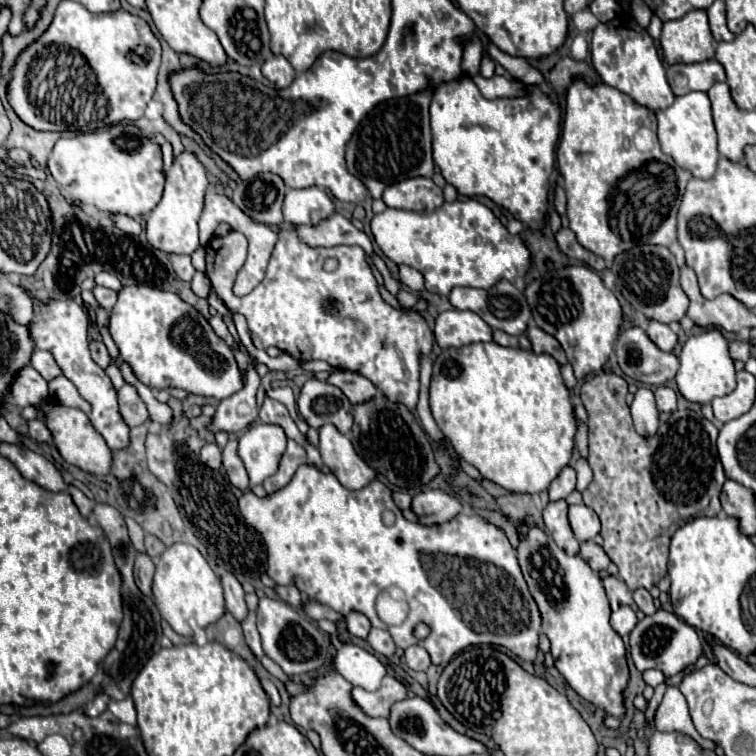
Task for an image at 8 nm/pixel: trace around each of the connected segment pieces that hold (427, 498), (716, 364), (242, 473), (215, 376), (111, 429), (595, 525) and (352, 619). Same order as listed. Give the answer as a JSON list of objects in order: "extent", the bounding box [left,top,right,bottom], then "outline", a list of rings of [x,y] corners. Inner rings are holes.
[{"extent":[412,489,464,525],"outline":[[[430,489],[418,493],[412,499],[412,509],[420,517],[420,523],[434,525],[434,523],[444,523],[454,519],[464,509],[464,505],[446,491]]]},{"extent":[676,329,736,403],"outline":[[[708,329],[696,337],[690,337],[680,353],[680,369],[676,373],[676,383],[684,399],[692,403],[710,403],[714,397],[722,397],[732,393],[736,387],[734,381],[734,361],[728,357],[728,341],[720,331]]]},{"extent":[222,437,248,491],"outline":[[[234,437],[222,449],[222,465],[224,465],[226,477],[230,479],[230,483],[234,487],[238,487],[240,491],[246,491],[248,489],[248,473],[246,473],[242,459],[238,457],[238,441]]]},{"extent":[110,285,244,399],"outline":[[[146,285],[122,287],[118,291],[118,301],[110,315],[110,335],[120,349],[120,359],[128,361],[136,377],[152,389],[180,387],[192,395],[224,399],[244,387],[244,375],[238,369],[232,349],[212,331],[210,323],[188,303],[184,303],[176,293],[158,291]]]},{"extent":[30,299,130,449],"outline":[[[50,299],[50,301],[40,301],[36,305],[34,311],[34,321],[30,323],[30,337],[34,341],[36,347],[40,349],[48,349],[50,341],[48,341],[48,329],[54,329],[54,359],[60,365],[60,369],[64,371],[64,375],[78,387],[80,395],[92,405],[90,411],[90,421],[94,425],[94,429],[104,437],[104,441],[108,443],[110,449],[122,449],[124,445],[128,445],[128,437],[130,437],[130,429],[124,425],[120,413],[118,413],[118,401],[116,401],[116,389],[110,381],[110,377],[104,373],[104,369],[100,369],[88,351],[88,315],[84,311],[84,307],[76,305],[74,301],[58,301],[58,299]]]},{"extent":[568,505,600,543],"outline":[[[570,505],[568,517],[570,517],[570,527],[572,527],[572,531],[580,543],[590,541],[600,533],[600,519],[590,507]]]},{"extent":[346,613,372,639],"outline":[[[348,613],[346,615],[346,625],[348,625],[348,631],[354,635],[354,637],[360,637],[360,639],[366,639],[372,625],[368,621],[366,615],[362,613]]]}]

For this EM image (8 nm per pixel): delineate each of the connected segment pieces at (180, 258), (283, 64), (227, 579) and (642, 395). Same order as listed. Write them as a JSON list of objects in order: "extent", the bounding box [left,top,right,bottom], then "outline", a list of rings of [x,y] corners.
[{"extent":[170,255,196,281],"outline":[[[170,255],[170,261],[172,261],[172,267],[174,267],[176,275],[178,275],[182,281],[190,281],[192,275],[196,273],[196,269],[192,267],[188,255]]]},{"extent":[262,55,296,89],"outline":[[[276,55],[276,57],[268,59],[268,61],[262,65],[262,73],[264,73],[264,77],[266,77],[270,83],[274,83],[278,89],[288,87],[288,85],[294,81],[294,77],[296,77],[294,67],[292,67],[292,65],[288,63],[288,59],[282,57],[282,55]]]},{"extent":[222,573,246,621],"outline":[[[230,573],[228,575],[222,575],[222,587],[224,587],[224,599],[226,599],[226,609],[238,619],[242,621],[246,617],[246,603],[244,603],[244,589],[242,585],[238,583],[236,577],[232,577]]]},{"extent":[630,387,658,437],"outline":[[[640,387],[634,395],[634,401],[630,405],[634,427],[640,435],[650,437],[658,429],[658,409],[654,401],[654,393],[646,387]]]}]

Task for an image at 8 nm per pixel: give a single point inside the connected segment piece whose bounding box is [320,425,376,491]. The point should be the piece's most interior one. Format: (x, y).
(337, 452)

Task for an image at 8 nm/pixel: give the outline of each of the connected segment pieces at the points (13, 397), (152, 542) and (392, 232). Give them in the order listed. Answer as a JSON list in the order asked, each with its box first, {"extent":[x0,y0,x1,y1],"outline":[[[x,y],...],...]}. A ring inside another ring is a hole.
[{"extent":[6,365,50,407],"outline":[[[30,365],[22,367],[16,373],[12,385],[6,391],[6,401],[16,407],[26,407],[26,405],[36,407],[46,399],[50,399],[48,381]]]},{"extent":[144,535,166,559],"outline":[[[146,535],[144,545],[146,545],[146,553],[148,553],[152,559],[160,557],[160,555],[164,553],[164,549],[166,549],[166,545],[164,545],[156,535]]]},{"extent":[370,201,530,295],"outline":[[[454,201],[444,203],[440,209],[432,213],[416,213],[404,209],[386,209],[372,217],[370,221],[372,235],[382,249],[382,253],[398,265],[410,265],[424,275],[424,287],[430,293],[448,295],[454,287],[480,287],[490,289],[496,281],[508,279],[514,281],[516,277],[524,277],[530,265],[530,251],[522,243],[518,235],[510,235],[508,229],[496,219],[496,215],[482,203],[470,201]]]}]

